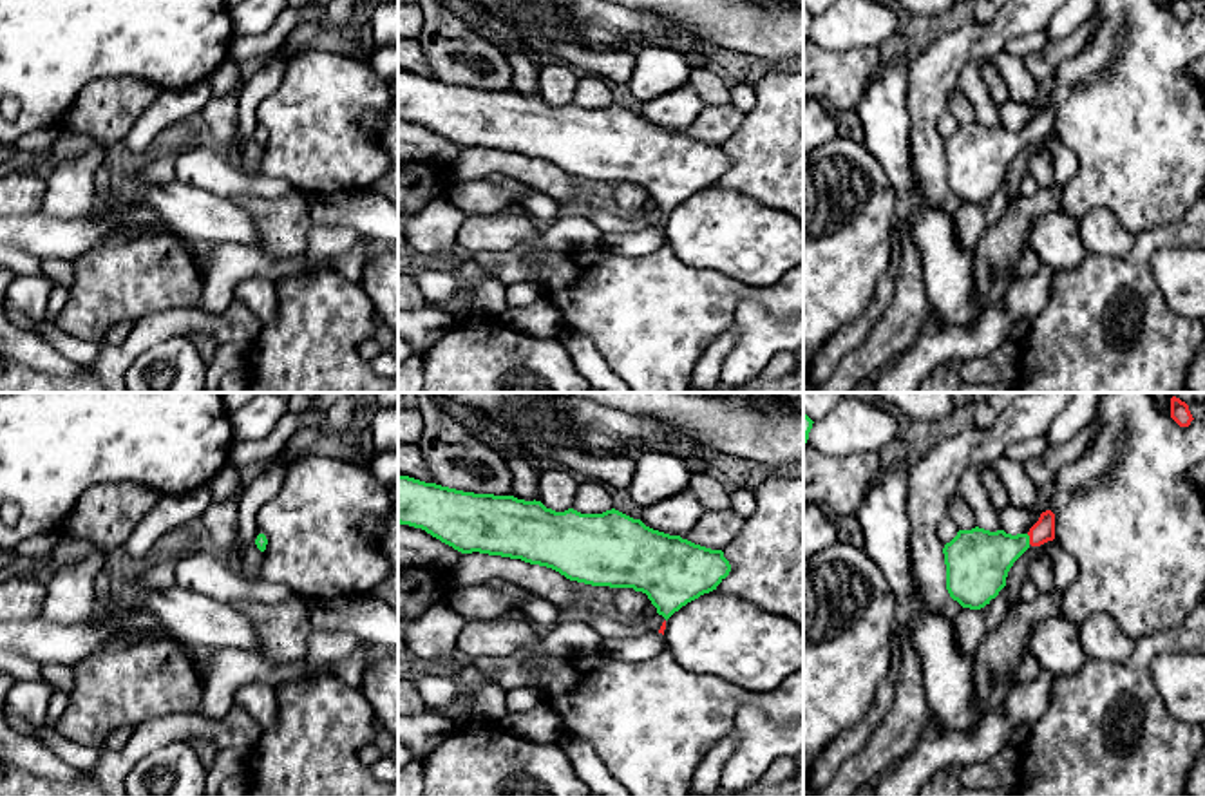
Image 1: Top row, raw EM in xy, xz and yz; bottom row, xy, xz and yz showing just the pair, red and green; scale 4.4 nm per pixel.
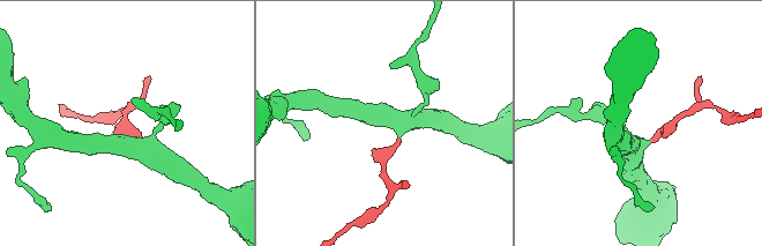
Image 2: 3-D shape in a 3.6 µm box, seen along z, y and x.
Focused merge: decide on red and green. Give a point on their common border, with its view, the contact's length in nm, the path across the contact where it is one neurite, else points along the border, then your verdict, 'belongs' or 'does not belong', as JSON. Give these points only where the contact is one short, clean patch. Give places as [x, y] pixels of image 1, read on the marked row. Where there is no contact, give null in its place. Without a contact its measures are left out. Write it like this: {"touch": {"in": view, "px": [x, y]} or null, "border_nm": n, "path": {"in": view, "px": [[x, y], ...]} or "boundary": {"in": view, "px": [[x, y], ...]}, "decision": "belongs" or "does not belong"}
{"touch": {"in": "yz", "px": [1030, 540]}, "border_nm": 50, "path": {"in": "yz", "px": [[1043, 530], [1030, 540], [977, 559]]}, "decision": "belongs"}

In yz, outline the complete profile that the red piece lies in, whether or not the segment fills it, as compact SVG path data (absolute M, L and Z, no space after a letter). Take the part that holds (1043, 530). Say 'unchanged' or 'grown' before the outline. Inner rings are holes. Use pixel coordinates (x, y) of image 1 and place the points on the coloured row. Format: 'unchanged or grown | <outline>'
grown | M1046 510L1028 534L959 530L944 545L946 590L963 608L981 610L1006 586L1013 563L1029 548L1055 539L1055 514Z

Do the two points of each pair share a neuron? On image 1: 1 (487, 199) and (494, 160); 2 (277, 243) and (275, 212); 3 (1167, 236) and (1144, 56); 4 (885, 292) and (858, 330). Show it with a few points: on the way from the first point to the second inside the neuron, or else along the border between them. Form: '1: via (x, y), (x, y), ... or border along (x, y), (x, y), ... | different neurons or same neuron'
1: border along (485, 178), (458, 183) | different neurons
2: via (277, 236), (277, 219) | same neuron
3: border along (1186, 208), (1178, 219), (1140, 230), (1135, 236) | different neurons
4: via (880, 301), (867, 321) | same neuron

